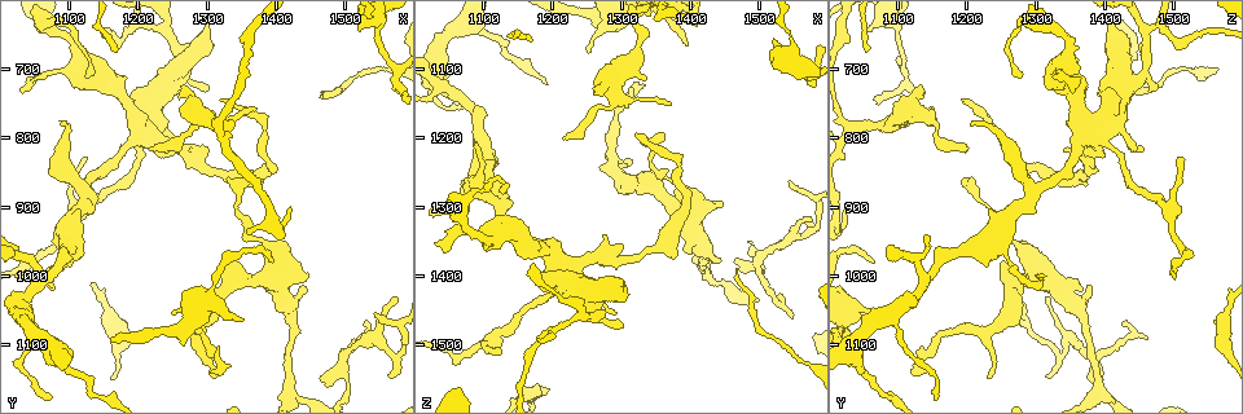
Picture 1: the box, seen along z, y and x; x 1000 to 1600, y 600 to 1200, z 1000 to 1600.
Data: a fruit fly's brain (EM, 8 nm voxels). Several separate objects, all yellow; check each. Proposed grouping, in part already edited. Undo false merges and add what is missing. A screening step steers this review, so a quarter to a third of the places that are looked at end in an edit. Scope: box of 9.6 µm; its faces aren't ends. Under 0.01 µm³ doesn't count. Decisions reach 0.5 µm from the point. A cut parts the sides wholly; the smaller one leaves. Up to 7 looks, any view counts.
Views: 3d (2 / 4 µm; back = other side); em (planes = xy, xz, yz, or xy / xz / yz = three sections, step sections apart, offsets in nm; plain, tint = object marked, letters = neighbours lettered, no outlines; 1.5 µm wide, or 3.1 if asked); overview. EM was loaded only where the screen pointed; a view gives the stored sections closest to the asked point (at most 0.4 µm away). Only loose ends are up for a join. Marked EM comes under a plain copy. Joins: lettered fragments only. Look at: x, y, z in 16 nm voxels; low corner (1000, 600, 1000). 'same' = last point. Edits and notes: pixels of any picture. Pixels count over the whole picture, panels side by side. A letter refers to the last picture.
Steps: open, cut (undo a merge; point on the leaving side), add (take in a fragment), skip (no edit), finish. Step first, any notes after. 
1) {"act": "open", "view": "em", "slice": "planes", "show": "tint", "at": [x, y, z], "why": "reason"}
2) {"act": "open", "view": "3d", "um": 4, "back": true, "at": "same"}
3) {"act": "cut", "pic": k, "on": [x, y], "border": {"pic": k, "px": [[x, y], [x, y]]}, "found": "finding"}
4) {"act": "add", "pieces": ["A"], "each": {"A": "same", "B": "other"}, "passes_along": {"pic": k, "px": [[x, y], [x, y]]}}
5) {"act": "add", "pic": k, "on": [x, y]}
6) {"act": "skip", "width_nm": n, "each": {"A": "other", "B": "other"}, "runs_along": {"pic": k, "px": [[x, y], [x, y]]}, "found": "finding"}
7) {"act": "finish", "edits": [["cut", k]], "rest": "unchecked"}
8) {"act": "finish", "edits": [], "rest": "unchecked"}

{"act": "open", "view": "3d", "um": 2, "at": [1075, 1010, 1295], "why": "sharp bend"}

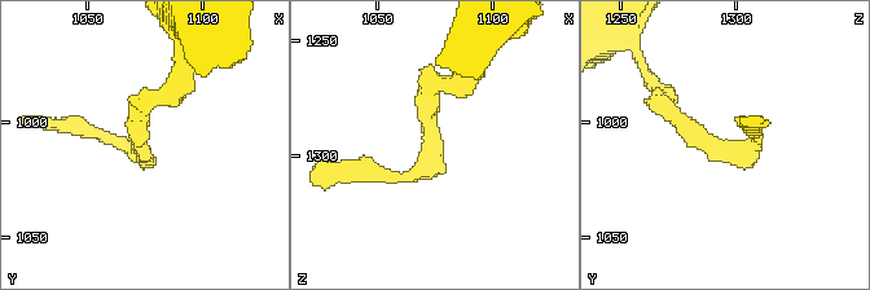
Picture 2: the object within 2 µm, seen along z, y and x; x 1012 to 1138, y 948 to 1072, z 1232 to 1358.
{"act": "open", "view": "em", "slice": "planes", "show": "tint", "at": [1074, 1013, 1295], "why": "shape alone is not enough"}

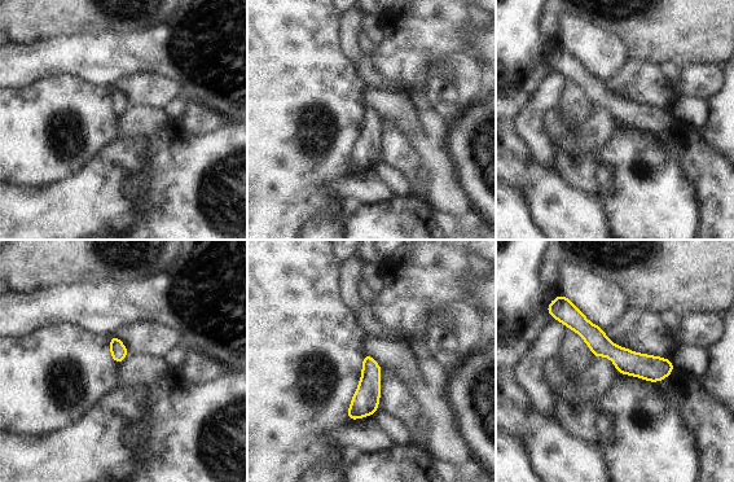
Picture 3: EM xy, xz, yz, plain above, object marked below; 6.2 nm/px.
{"act": "open", "view": "em", "slice": "planes", "show": "letters", "at": "same", "why": "see the neighbours"}

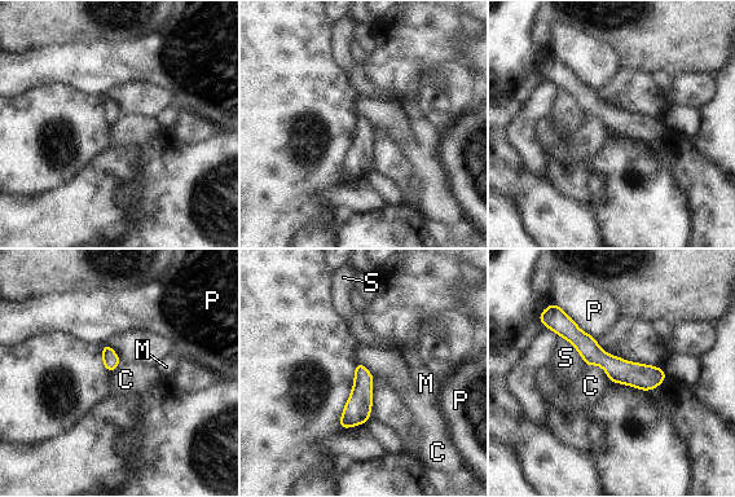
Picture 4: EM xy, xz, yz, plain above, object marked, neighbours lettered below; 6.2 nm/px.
{"act": "skip", "longest_contact_nm": ["P", 260], "each": {"C": "other", "M": "other", "P": "other", "S": "other"}, "found": "one neuron here"}

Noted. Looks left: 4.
{"act": "open", "view": "em", "slice": "planes", "show": "letters", "at": [1090, 785, 1205], "why": "branch stops here"}

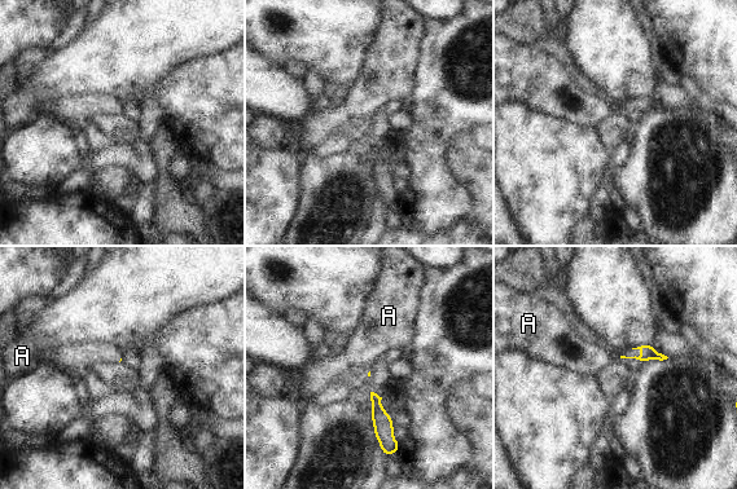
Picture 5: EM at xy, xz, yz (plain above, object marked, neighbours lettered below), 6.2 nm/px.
{"act": "add", "pieces": ["A"], "each": {"A": "same"}, "found": "the neuron continues"}

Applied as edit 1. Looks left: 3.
{"act": "open", "view": "overview"}

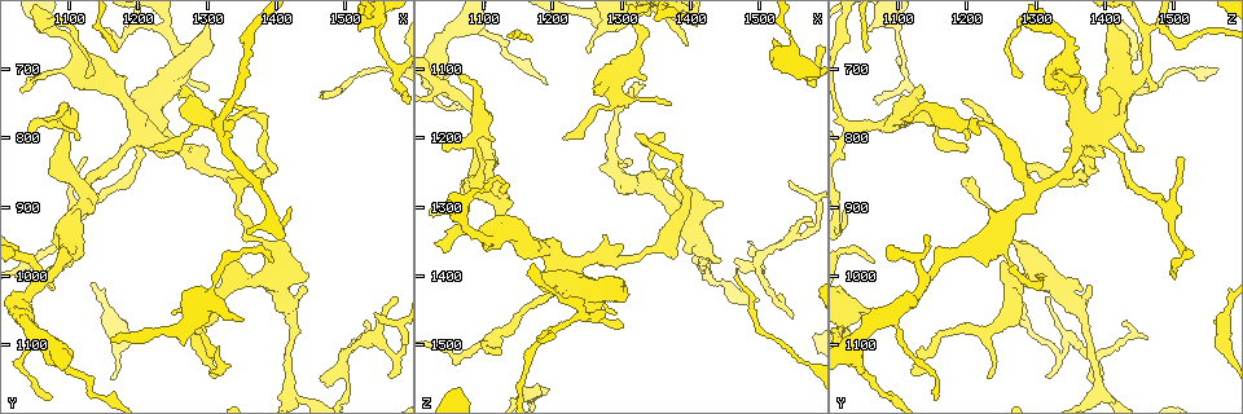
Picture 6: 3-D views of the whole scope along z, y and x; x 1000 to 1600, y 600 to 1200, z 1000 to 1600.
{"act": "open", "view": "em", "slice": "xy", "step": 8, "show": "letters", "at": [1305, 735, 1475], "why": "branch stops here"}

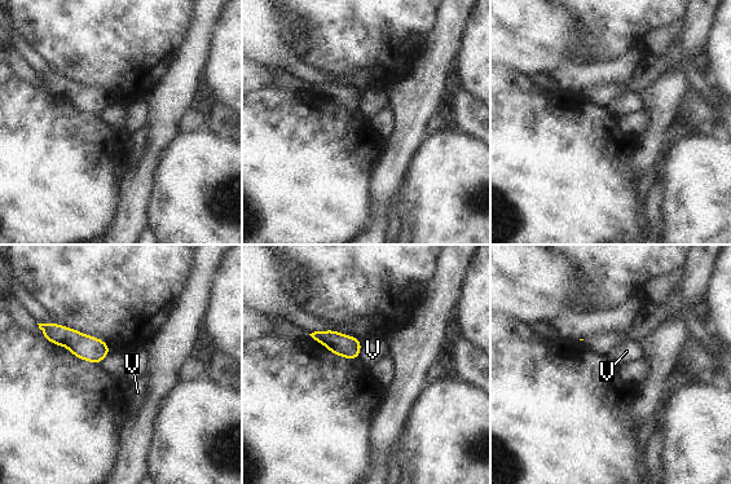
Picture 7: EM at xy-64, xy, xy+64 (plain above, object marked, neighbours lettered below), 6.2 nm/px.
{"act": "open", "view": "em", "slice": "planes", "show": "letters", "at": "same"}

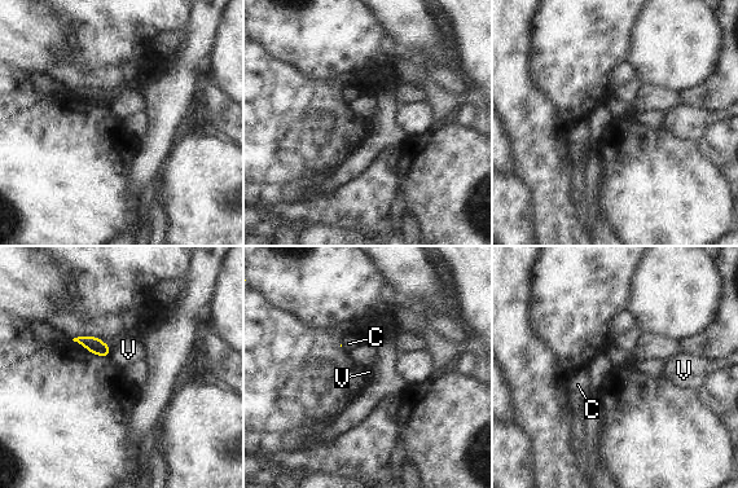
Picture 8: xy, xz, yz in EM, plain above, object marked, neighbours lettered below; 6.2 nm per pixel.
{"act": "skip", "each": {"C": "other", "V": "other"}, "found": "no lettered fragment goes on from it"}

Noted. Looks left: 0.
{"act": "finish", "edits": [["add", 5]], "rest": "unchecked"}

